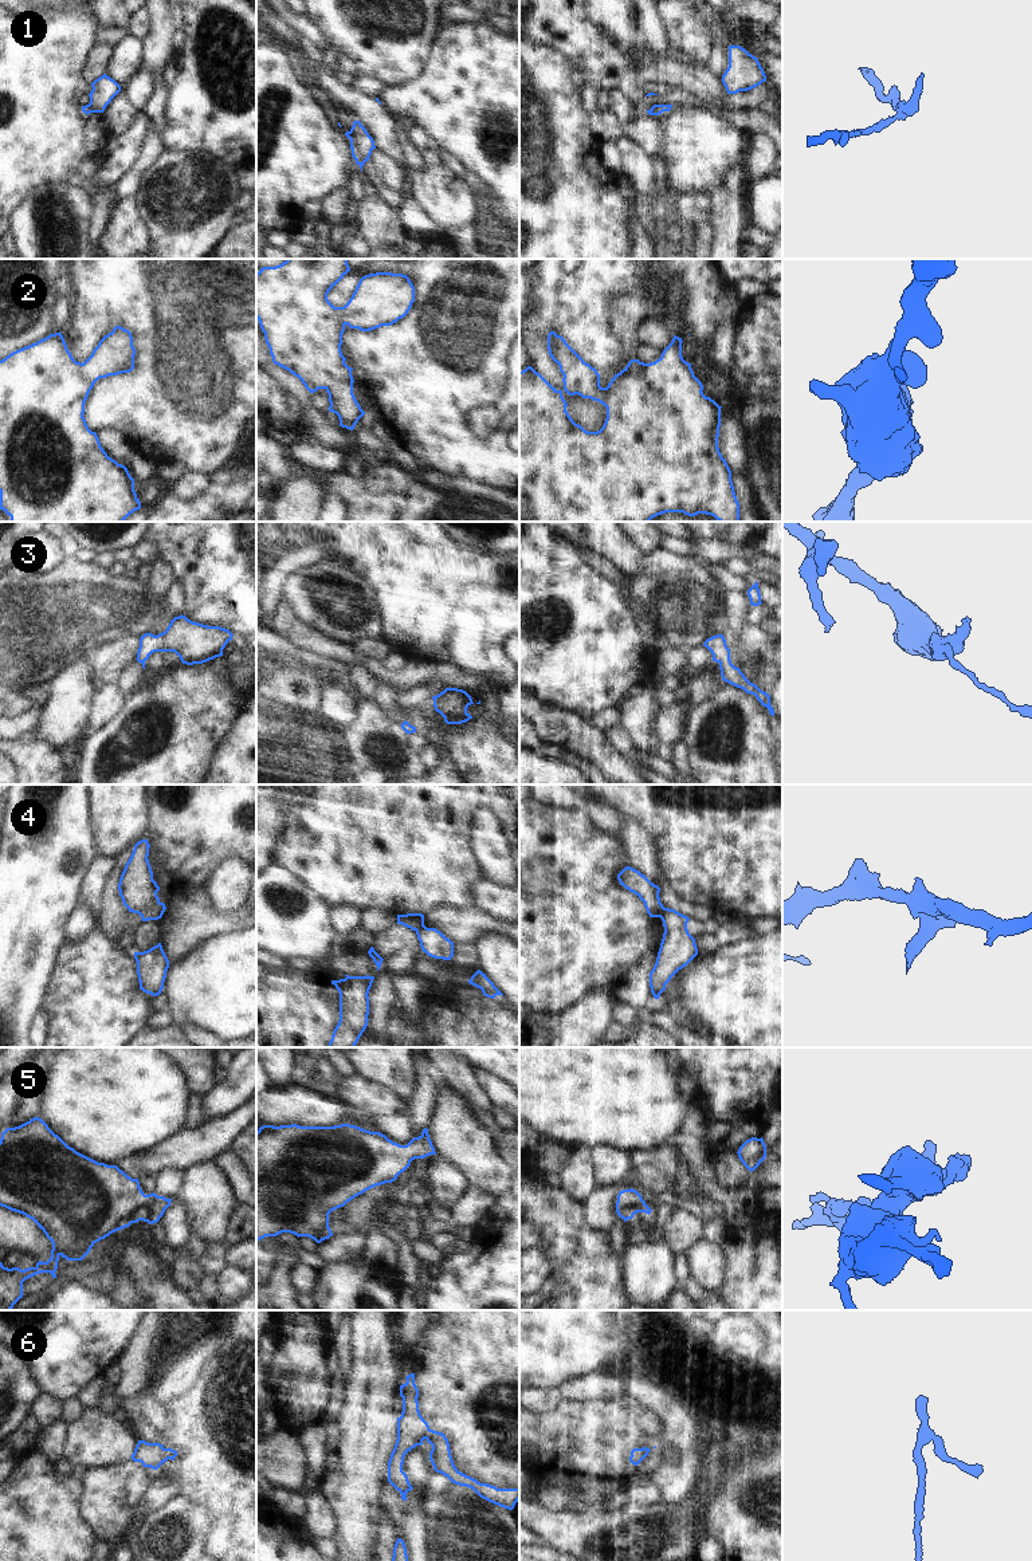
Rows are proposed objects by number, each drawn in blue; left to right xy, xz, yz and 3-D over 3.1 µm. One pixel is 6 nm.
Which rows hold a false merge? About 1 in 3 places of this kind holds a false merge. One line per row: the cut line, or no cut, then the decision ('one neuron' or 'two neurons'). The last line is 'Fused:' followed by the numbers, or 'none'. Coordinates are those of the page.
1: cut in xz along (349, 132), (360, 157), (360, 165); two neurons
2: no cut; one neuron
3: no cut; one neuron
4: cut in yz along (664, 908), (659, 916); two neurons
5: no cut; one neuron
6: no cut; one neuron
Fused: 1, 4

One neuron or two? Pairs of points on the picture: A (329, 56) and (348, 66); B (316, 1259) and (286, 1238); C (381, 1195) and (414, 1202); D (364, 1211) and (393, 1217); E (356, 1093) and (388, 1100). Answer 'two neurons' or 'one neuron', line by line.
A: one neuron
B: one neuron
C: two neurons
D: one neuron
E: one neuron

